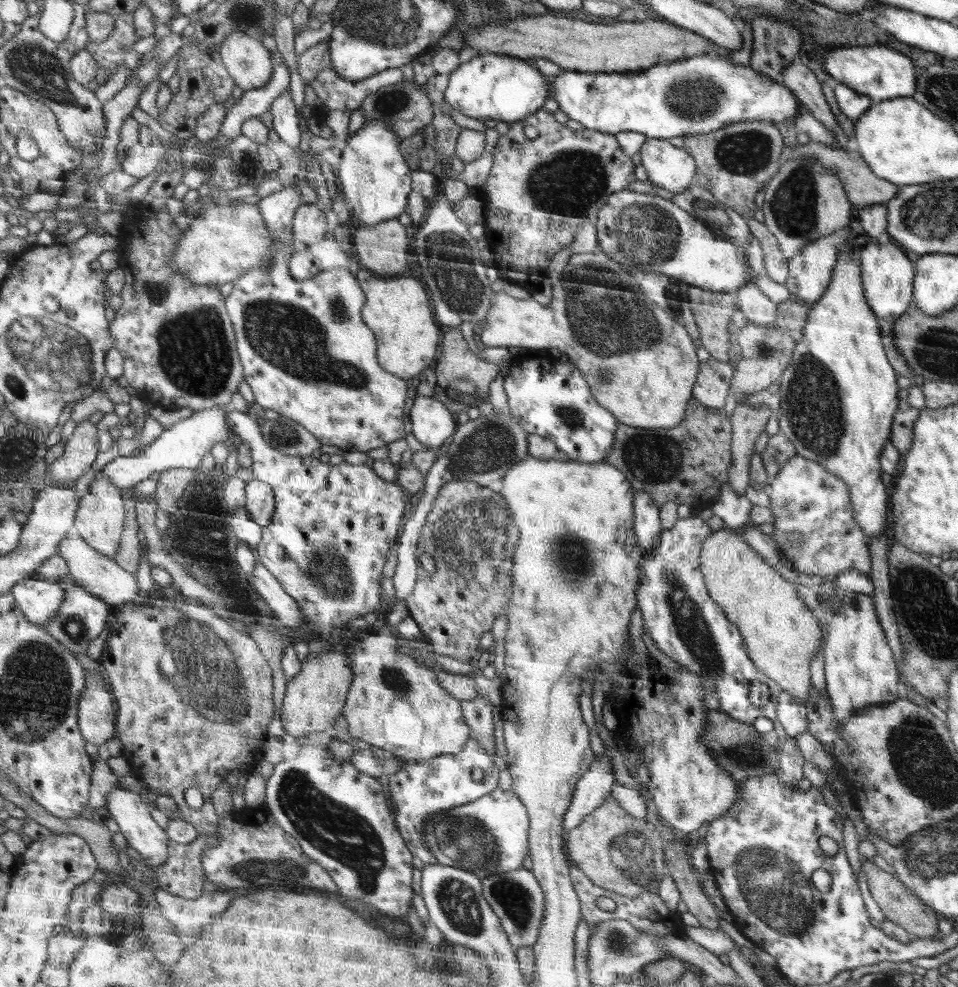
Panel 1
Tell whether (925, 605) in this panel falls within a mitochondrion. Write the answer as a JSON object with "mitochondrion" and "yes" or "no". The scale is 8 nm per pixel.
{"mitochondrion":"yes"}

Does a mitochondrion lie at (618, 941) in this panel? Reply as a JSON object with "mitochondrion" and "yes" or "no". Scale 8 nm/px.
{"mitochondrion":"yes"}

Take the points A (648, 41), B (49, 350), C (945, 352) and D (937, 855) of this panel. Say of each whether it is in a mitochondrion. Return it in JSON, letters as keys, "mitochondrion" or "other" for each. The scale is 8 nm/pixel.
{"A":"other","B":"mitochondrion","C":"mitochondrion","D":"mitochondrion"}

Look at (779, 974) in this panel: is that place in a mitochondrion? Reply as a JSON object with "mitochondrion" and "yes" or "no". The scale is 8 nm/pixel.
{"mitochondrion":"no"}

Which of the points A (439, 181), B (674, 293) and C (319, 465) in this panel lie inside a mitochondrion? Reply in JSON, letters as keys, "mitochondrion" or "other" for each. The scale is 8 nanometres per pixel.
{"A":"other","B":"mitochondrion","C":"other"}

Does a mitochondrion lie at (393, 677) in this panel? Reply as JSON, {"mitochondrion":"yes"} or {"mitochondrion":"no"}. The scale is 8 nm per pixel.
{"mitochondrion":"yes"}

